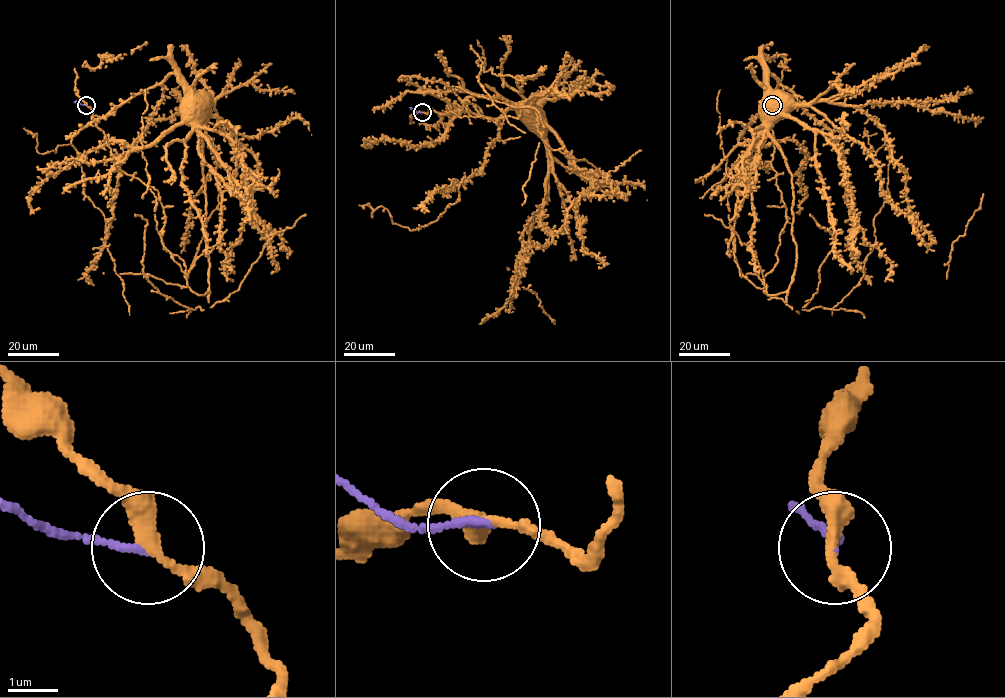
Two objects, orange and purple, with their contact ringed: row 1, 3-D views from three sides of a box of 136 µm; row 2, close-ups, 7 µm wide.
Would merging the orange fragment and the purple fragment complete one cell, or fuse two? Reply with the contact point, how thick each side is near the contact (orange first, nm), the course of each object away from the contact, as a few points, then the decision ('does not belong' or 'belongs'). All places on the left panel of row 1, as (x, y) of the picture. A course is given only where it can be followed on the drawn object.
at (86, 105); 300 nm thick on the orange side, 180 nm on the other; orange runs (86, 105), (115, 164), (158, 192), (165, 249), (184, 262), (190, 288), (204, 295), (202, 138), (191, 97); purple runs (86, 105), (74, 102); does not belong

